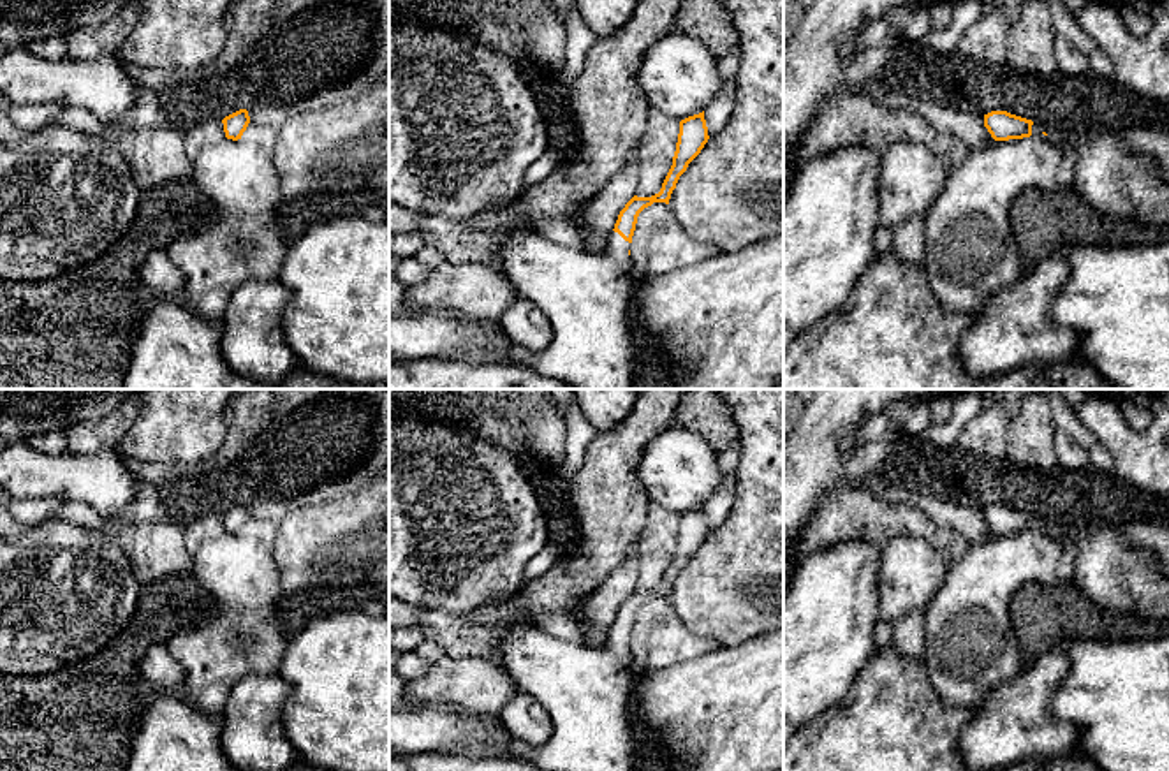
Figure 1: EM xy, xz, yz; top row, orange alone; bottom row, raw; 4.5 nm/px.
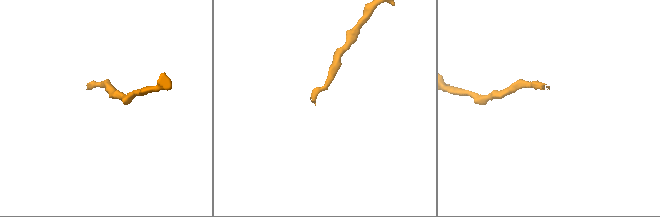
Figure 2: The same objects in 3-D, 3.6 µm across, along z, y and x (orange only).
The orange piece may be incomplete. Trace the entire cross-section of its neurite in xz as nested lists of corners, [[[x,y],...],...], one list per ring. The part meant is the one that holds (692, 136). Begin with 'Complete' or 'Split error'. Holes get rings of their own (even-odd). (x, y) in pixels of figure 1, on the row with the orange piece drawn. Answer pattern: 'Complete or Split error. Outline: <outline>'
Split error. Outline: [[[704,111],[680,121],[673,165],[660,192],[634,195],[625,204],[602,252],[562,246],[539,229],[511,227],[495,234],[493,253],[502,273],[553,326],[553,340],[542,352],[514,349],[512,364],[574,389],[634,389],[634,341],[627,315],[637,217],[653,202],[669,204],[680,176],[708,139]]]

